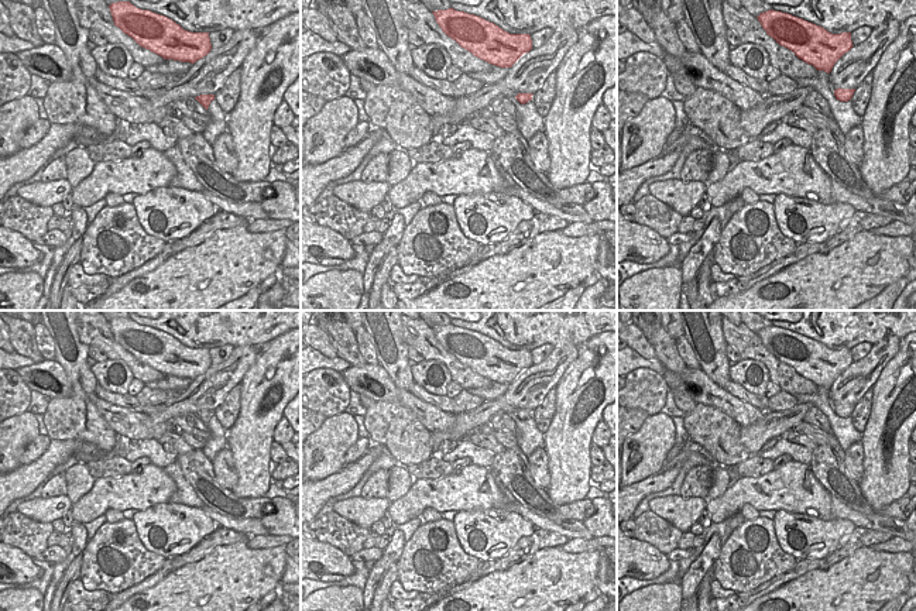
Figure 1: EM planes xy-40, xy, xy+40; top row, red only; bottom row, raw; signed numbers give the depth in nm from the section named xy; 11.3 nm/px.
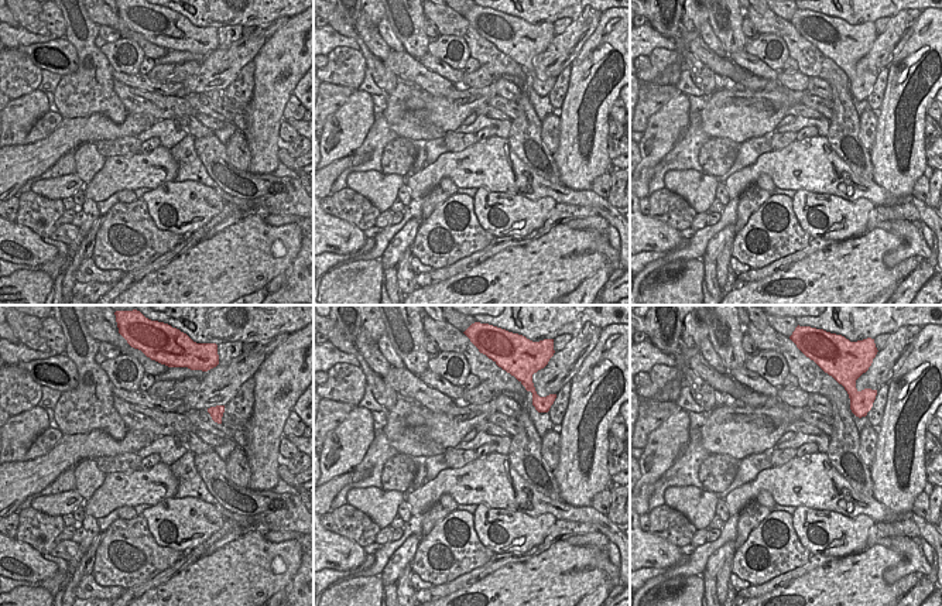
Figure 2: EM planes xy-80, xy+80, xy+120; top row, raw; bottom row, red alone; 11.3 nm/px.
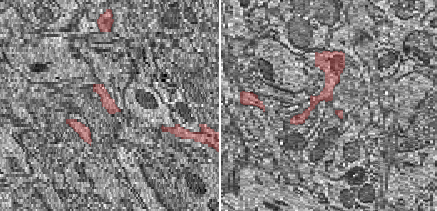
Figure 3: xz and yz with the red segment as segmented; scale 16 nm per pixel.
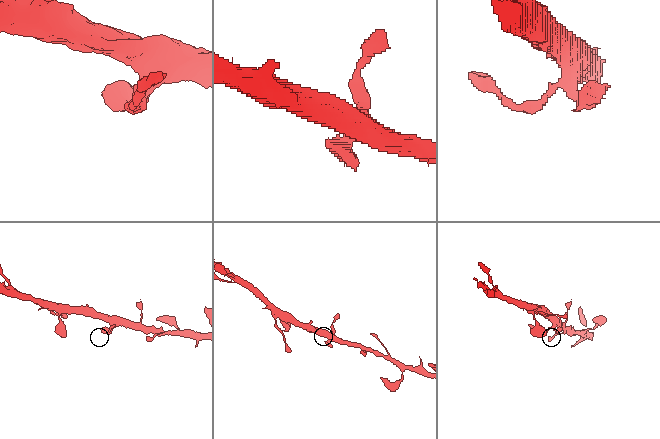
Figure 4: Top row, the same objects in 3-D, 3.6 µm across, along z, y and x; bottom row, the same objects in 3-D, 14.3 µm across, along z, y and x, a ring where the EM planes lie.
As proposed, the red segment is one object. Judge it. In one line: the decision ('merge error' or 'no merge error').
no merge error

